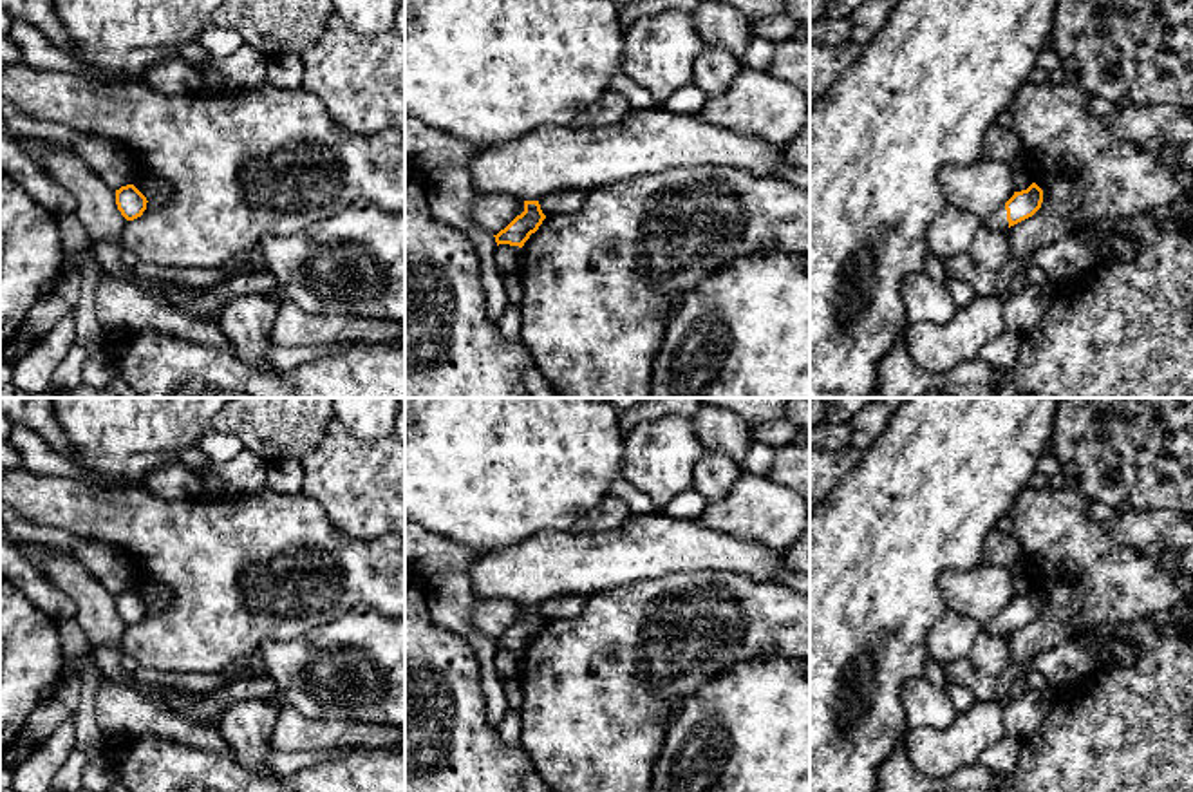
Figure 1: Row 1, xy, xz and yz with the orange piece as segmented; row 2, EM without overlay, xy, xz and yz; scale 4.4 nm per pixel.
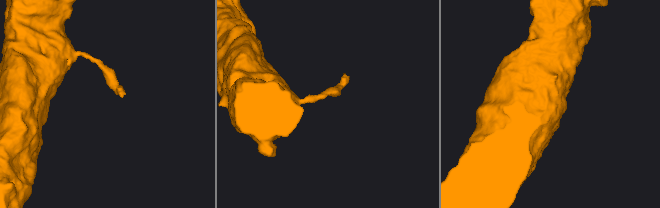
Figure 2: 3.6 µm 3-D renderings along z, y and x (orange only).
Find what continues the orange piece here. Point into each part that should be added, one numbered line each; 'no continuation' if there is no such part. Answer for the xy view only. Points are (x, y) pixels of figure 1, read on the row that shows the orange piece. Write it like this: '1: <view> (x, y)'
no continuation

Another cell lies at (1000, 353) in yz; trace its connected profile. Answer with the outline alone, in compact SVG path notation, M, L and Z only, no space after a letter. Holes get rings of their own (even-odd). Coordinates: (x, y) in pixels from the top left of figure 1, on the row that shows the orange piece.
M1005 331L1003 335L982 347L978 360L985 362L994 369L1009 369L1018 360L1019 345L1021 335Z

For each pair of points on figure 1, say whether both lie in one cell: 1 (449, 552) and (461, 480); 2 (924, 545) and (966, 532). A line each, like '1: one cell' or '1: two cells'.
1: two cells
2: one cell

